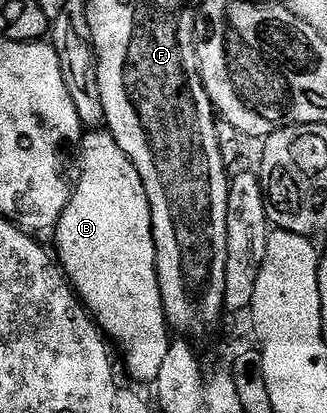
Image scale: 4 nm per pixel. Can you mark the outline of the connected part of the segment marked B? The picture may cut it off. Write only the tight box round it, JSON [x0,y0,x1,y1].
[54,132,170,383]

